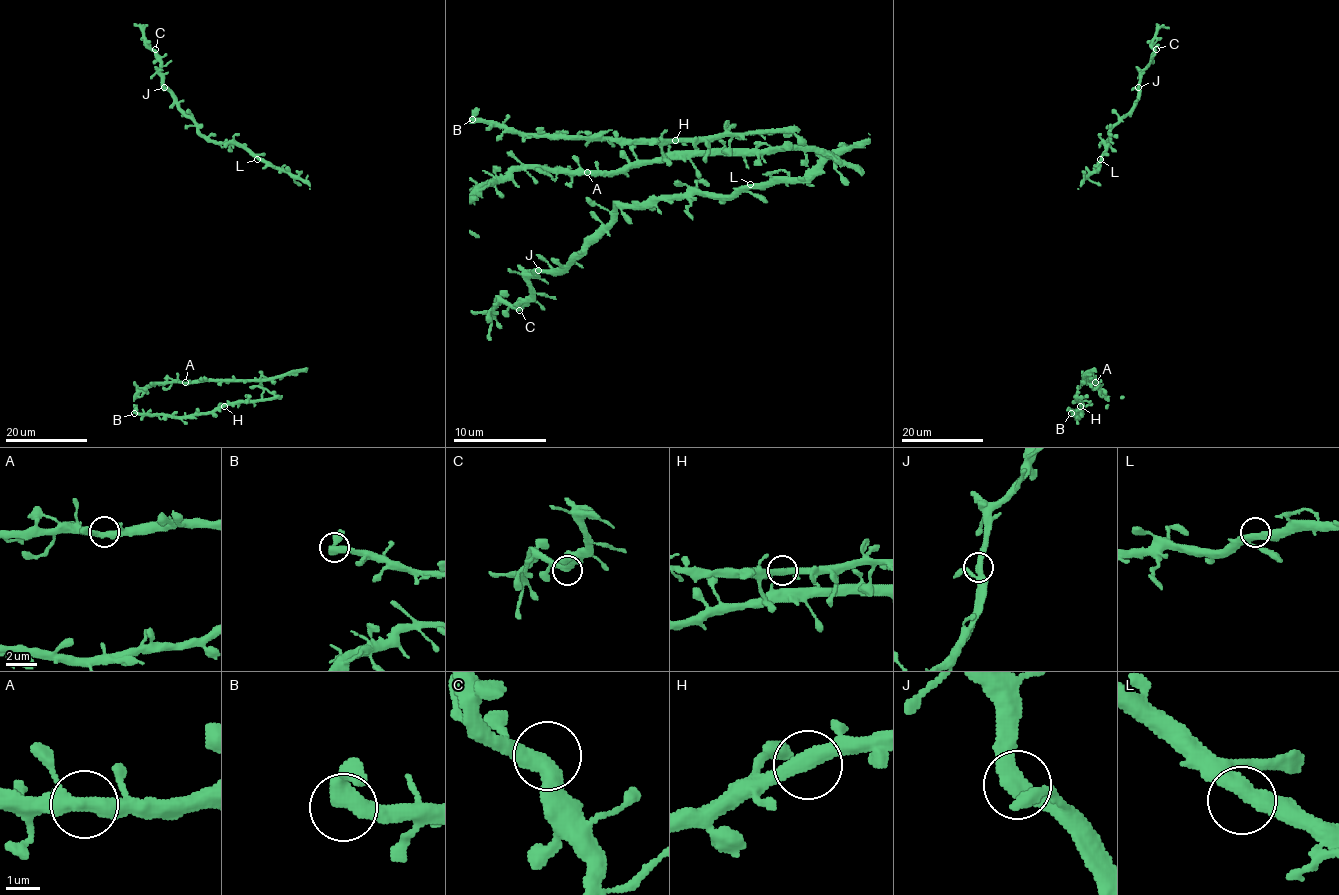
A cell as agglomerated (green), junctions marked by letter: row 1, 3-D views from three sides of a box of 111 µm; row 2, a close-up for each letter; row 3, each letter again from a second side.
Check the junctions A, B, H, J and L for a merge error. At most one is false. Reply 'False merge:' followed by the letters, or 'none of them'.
False merge: none of them

